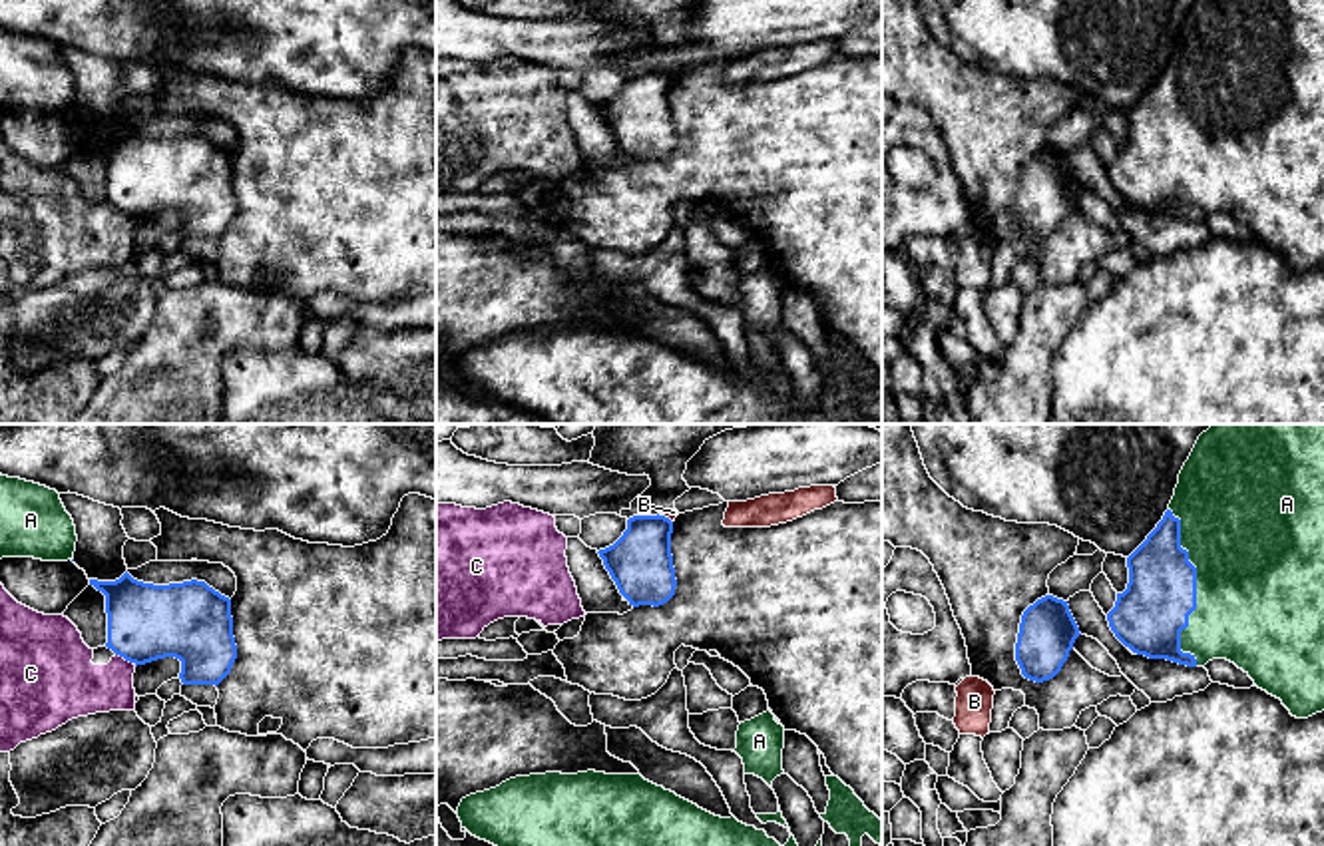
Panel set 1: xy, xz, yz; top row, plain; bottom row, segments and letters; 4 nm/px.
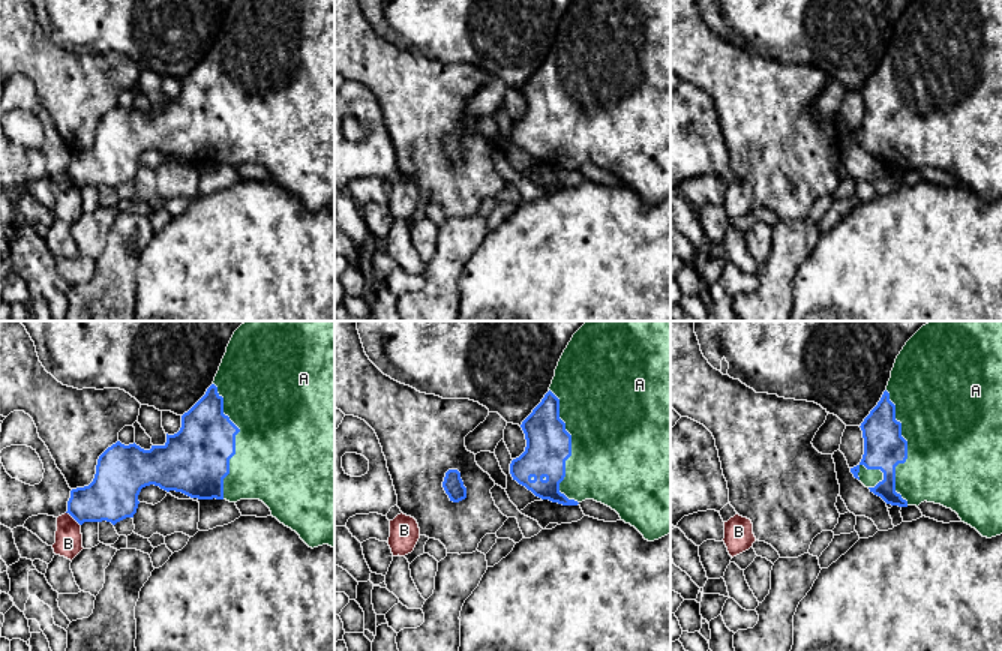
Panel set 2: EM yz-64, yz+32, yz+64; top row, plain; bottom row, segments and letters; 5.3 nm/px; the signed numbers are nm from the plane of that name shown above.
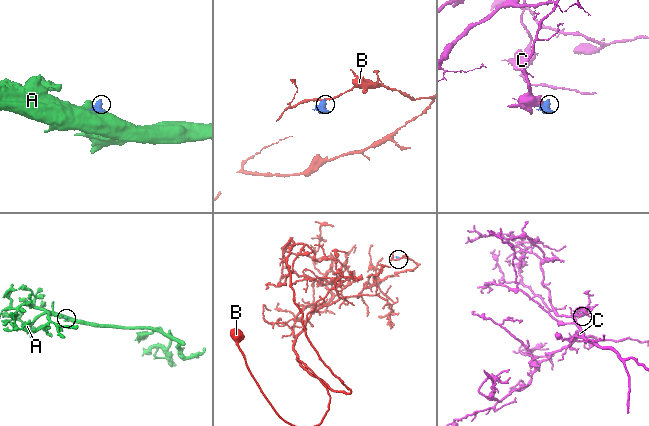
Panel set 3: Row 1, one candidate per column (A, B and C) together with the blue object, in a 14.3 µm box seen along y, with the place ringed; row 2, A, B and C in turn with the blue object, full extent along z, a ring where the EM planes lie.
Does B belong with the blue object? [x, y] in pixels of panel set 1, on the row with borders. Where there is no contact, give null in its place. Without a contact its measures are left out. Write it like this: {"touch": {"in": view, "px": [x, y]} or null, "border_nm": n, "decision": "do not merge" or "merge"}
{"touch": {"in": "xz", "px": [663, 516]}, "border_nm": 70, "decision": "do not merge"}

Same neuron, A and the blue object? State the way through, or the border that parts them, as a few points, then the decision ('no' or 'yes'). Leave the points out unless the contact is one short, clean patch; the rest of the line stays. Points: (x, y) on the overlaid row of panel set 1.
yes

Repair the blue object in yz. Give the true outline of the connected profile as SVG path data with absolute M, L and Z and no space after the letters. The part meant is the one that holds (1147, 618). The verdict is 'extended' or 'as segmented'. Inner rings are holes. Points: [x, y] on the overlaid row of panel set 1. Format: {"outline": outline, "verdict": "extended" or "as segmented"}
{"outline": "M1213 424L1185 462L1175 496L1157 528L1127 557L1129 583L1117 593L1107 621L1115 637L1137 655L1205 667L1226 659L1242 669L1258 689L1282 701L1296 719L1324 711L1324 424Z", "verdict": "extended"}

